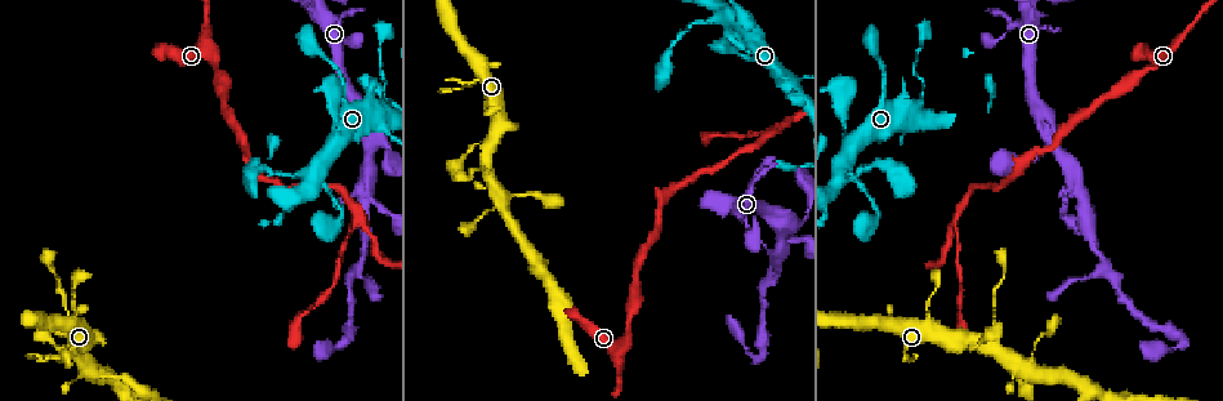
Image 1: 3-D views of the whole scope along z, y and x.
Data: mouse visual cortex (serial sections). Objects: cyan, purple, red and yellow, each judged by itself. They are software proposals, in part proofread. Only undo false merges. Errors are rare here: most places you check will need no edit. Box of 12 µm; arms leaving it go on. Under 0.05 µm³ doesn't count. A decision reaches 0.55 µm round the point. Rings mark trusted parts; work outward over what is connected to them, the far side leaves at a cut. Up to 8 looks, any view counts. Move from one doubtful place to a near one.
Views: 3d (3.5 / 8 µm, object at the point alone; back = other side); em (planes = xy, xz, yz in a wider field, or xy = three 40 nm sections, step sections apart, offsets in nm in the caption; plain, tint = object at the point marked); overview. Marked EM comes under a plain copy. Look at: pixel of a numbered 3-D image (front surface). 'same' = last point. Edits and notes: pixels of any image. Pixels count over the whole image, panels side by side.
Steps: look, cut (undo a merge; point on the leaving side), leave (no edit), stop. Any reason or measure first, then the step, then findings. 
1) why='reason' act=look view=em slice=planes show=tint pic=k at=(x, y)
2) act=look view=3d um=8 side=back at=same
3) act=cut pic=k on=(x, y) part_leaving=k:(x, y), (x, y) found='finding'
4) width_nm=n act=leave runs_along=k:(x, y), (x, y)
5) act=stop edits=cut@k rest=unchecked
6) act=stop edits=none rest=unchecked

why='a narrow waist' act=look view=3d um=3.5 pic=1 at=(75, 306)

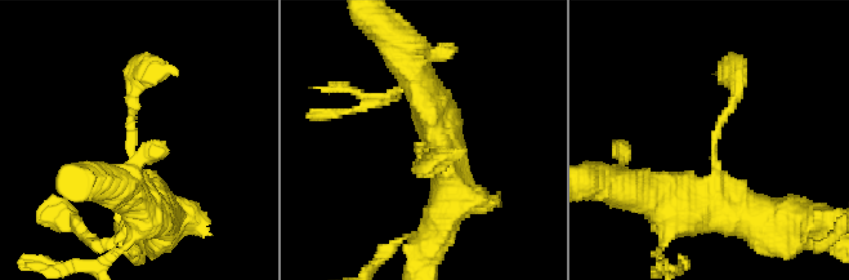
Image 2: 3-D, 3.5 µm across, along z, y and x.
act=look view=em slice=xy step=2 show=tint pic=2 at=(131, 140)

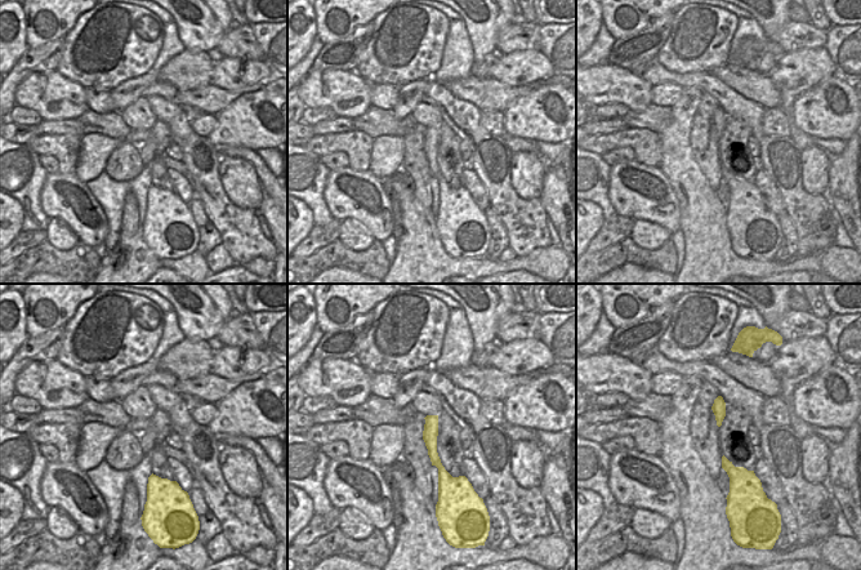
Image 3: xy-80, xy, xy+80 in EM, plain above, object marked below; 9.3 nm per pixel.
act=leave runs_along=2:(148, 212), (132, 89), (156, 74) found='continuous, no second cell'

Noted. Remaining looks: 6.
why='thin neck' act=look view=3d um=8 pic=1 at=(992, 318)

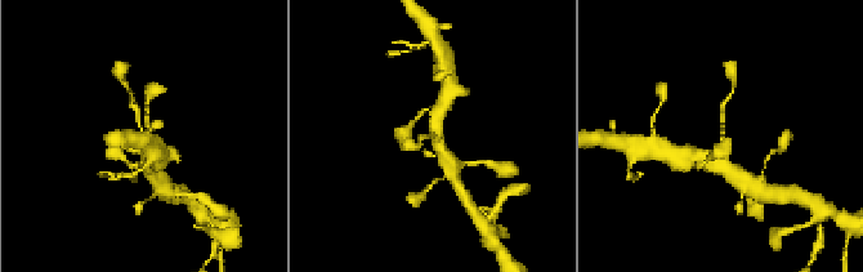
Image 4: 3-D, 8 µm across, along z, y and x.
why='closer look' act=look view=3d um=3.5 pic=4 at=(432, 136)

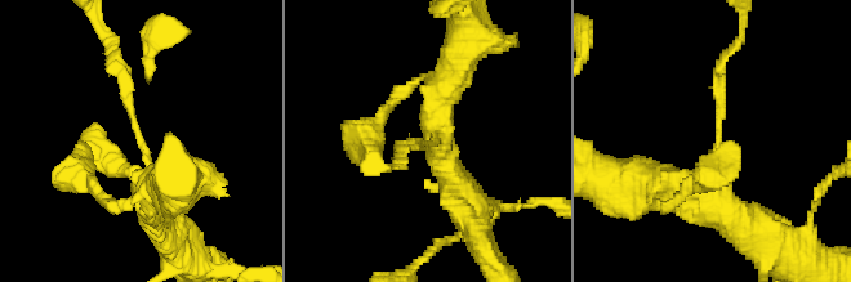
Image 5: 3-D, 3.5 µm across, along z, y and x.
act=leave runs_along=5:(677, 184), (713, 173), (727, 54) found='all the same cell'

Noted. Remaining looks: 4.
why='abrupt turn' act=look view=3d um=8 side=back pic=1 at=(501, 202)

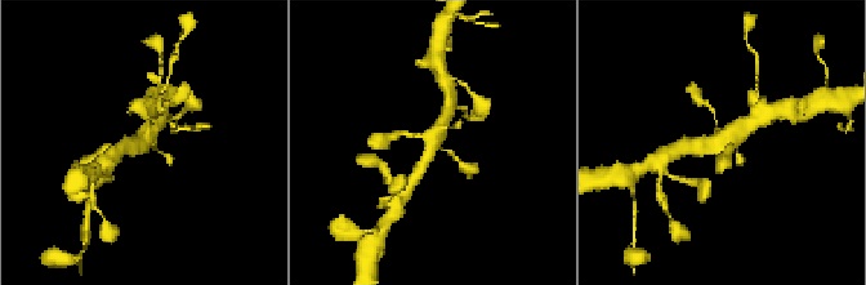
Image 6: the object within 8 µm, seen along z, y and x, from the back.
act=look view=em slice=xy step=3 show=tint pic=6 at=(431, 142)

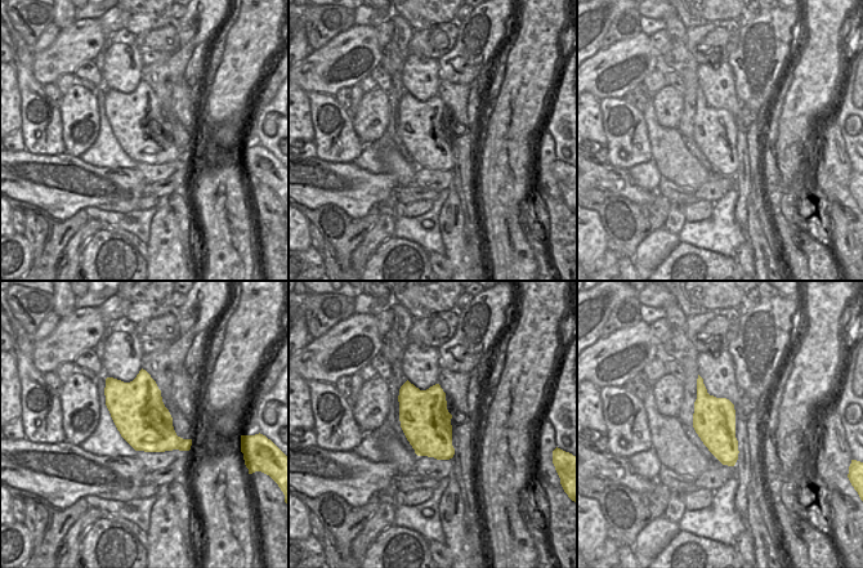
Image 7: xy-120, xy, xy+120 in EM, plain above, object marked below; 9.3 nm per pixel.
width_nm=460 act=leave runs_along=6:(447, 112), (419, 172) found='continuous, no second cell'

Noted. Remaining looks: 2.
act=stop edits=none rest=unchecked

